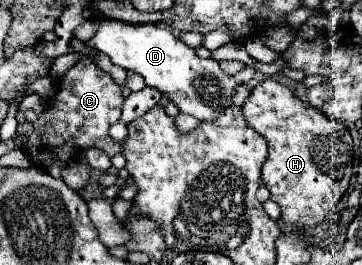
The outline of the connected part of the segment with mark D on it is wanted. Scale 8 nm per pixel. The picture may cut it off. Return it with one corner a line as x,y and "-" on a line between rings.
99,21
97,35
89,41
91,47
105,53
113,65
133,71
145,79
145,85
167,95
181,113
193,115
197,121
213,121
231,107
231,97
237,85
253,79
257,69
247,65
237,75
225,75
217,61
199,59
191,47
171,33
165,25
127,25
123,21

